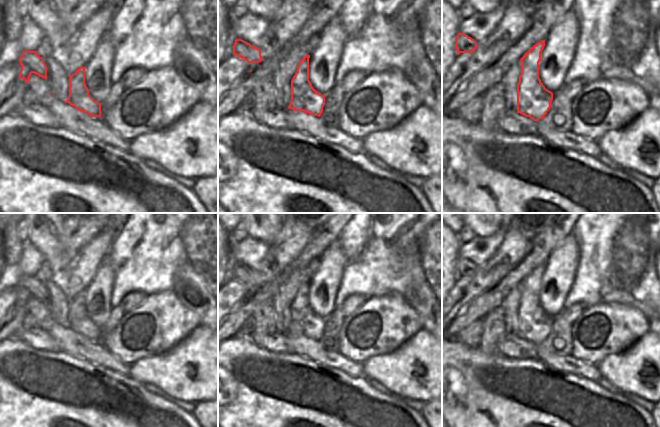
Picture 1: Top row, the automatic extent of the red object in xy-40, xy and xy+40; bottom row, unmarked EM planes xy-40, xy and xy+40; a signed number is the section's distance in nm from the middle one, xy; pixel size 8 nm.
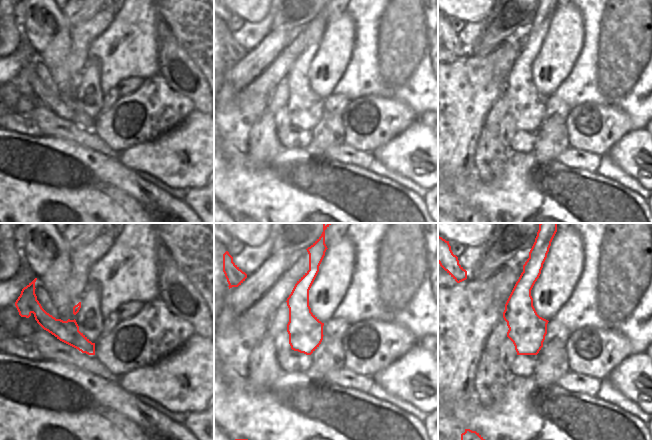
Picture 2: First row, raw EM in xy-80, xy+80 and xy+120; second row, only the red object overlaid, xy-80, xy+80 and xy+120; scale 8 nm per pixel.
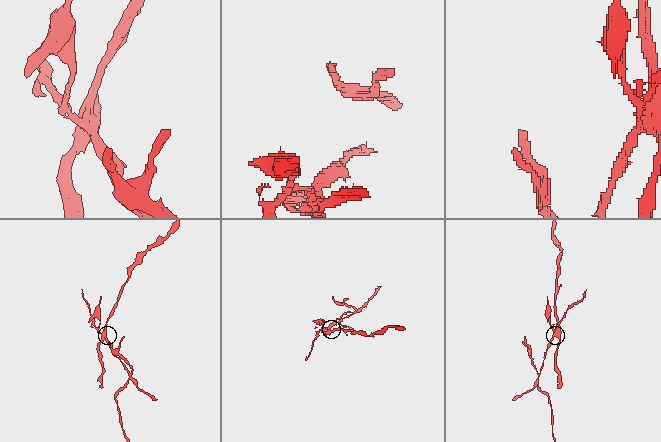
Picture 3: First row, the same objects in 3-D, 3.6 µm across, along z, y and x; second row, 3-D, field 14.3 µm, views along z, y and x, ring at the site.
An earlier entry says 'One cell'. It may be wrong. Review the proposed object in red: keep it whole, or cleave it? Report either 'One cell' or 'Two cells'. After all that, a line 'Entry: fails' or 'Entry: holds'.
Two cells.
Entry: fails

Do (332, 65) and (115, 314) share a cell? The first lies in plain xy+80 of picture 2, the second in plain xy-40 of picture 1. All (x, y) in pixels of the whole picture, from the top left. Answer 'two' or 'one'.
two

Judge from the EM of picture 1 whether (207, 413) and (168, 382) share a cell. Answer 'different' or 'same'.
different

